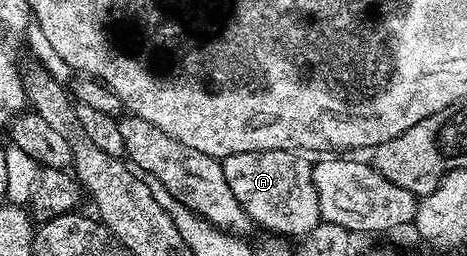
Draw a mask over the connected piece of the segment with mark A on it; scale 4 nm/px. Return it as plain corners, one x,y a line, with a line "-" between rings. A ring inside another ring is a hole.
283,149
233,154
224,157
221,163
233,196
258,227
261,225
277,236
304,238
322,221
320,202
313,184
314,165
308,160
298,151

